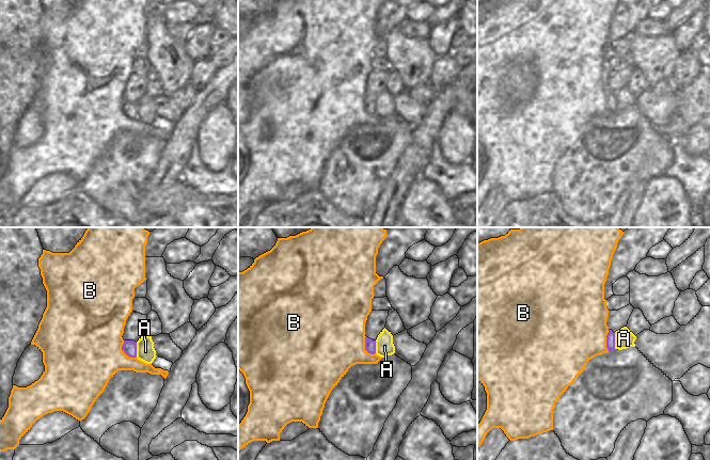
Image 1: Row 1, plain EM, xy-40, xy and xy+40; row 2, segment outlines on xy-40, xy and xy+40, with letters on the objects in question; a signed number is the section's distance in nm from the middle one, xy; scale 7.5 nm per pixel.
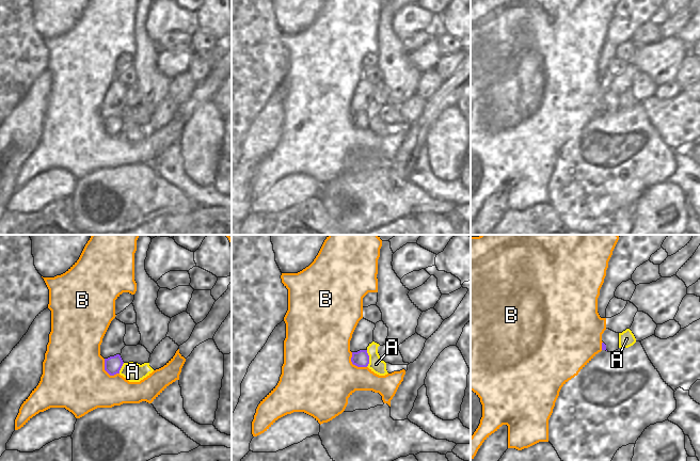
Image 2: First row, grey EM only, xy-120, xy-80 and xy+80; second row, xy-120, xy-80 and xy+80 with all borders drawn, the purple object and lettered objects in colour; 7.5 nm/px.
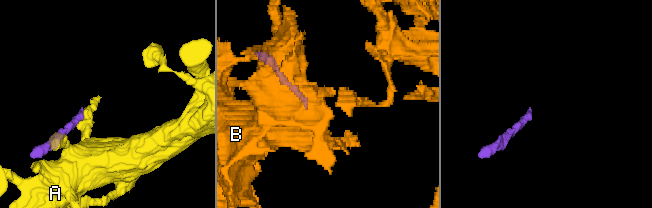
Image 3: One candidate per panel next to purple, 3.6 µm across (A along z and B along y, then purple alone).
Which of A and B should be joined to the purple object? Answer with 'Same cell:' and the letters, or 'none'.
Same cell: none

